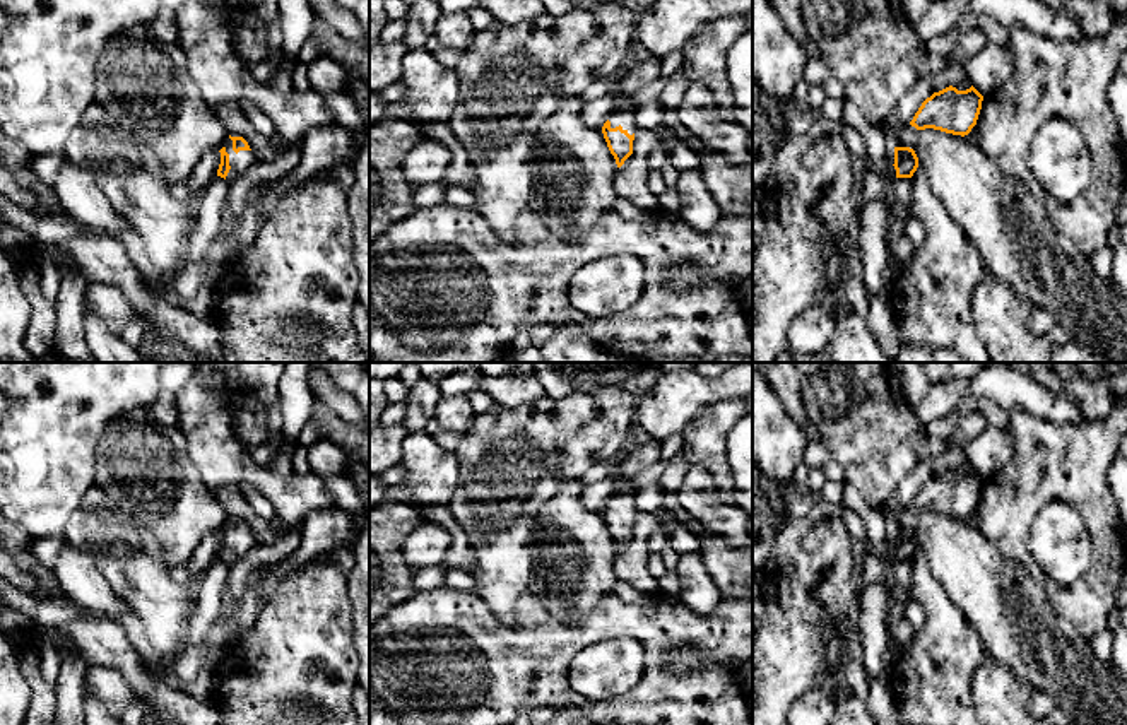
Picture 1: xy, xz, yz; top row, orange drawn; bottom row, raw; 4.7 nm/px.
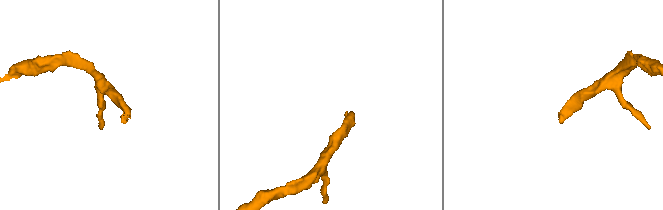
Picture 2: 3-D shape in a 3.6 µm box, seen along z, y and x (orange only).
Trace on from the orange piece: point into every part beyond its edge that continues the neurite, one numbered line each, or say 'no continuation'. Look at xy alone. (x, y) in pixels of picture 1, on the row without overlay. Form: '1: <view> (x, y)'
1: xy (241, 544)

